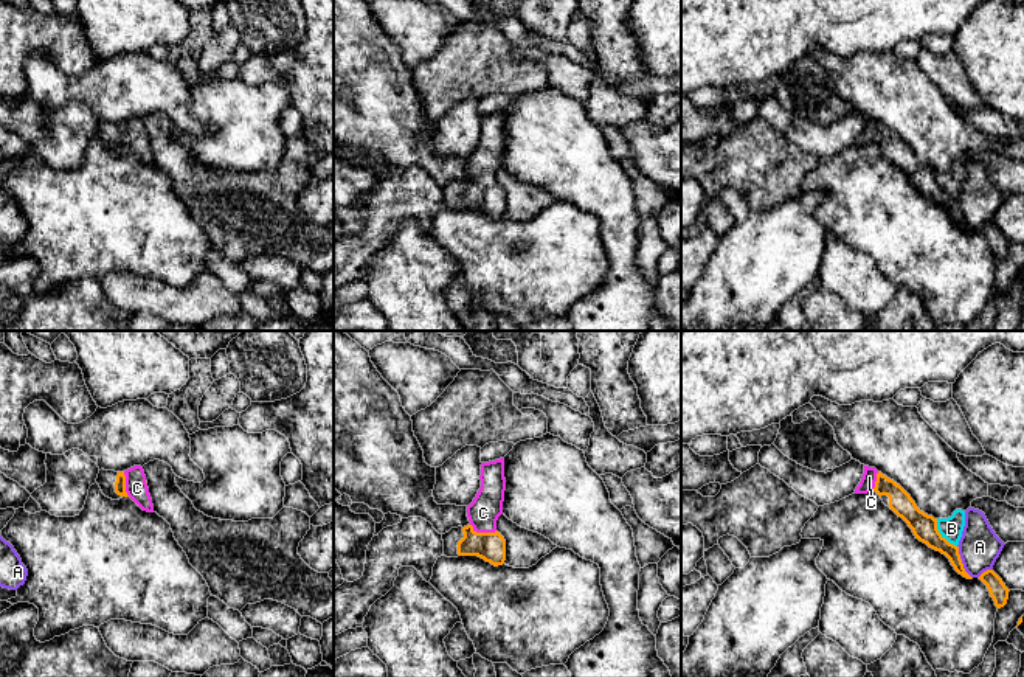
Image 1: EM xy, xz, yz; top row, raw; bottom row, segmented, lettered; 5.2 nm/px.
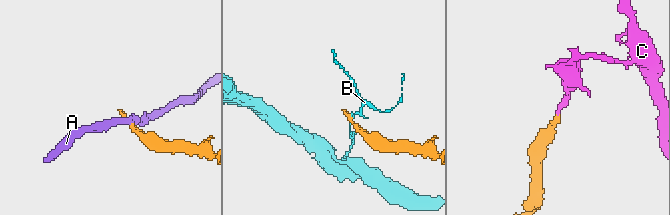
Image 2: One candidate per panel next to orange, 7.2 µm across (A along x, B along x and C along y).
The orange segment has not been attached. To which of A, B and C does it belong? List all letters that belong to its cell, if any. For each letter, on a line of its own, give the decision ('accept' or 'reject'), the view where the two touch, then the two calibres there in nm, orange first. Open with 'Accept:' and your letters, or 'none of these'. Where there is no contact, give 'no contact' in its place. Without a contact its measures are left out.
Accept: C
A: reject | yz | 120/220 nm
B: reject | yz | 130/120 nm
C: accept | xz | 150/160 nm

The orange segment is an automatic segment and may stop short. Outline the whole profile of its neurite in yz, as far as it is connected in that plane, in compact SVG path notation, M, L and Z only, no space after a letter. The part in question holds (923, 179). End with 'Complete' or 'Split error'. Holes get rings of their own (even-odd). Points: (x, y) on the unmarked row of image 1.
M864 118L864 126L855 141L855 146L867 146L872 143L880 149L889 149L889 160L908 175L915 191L945 207L959 227L967 231L973 231L963 220L959 199L950 196L939 185L937 171L920 163L911 148L894 132L887 130L875 120Z. Split error

